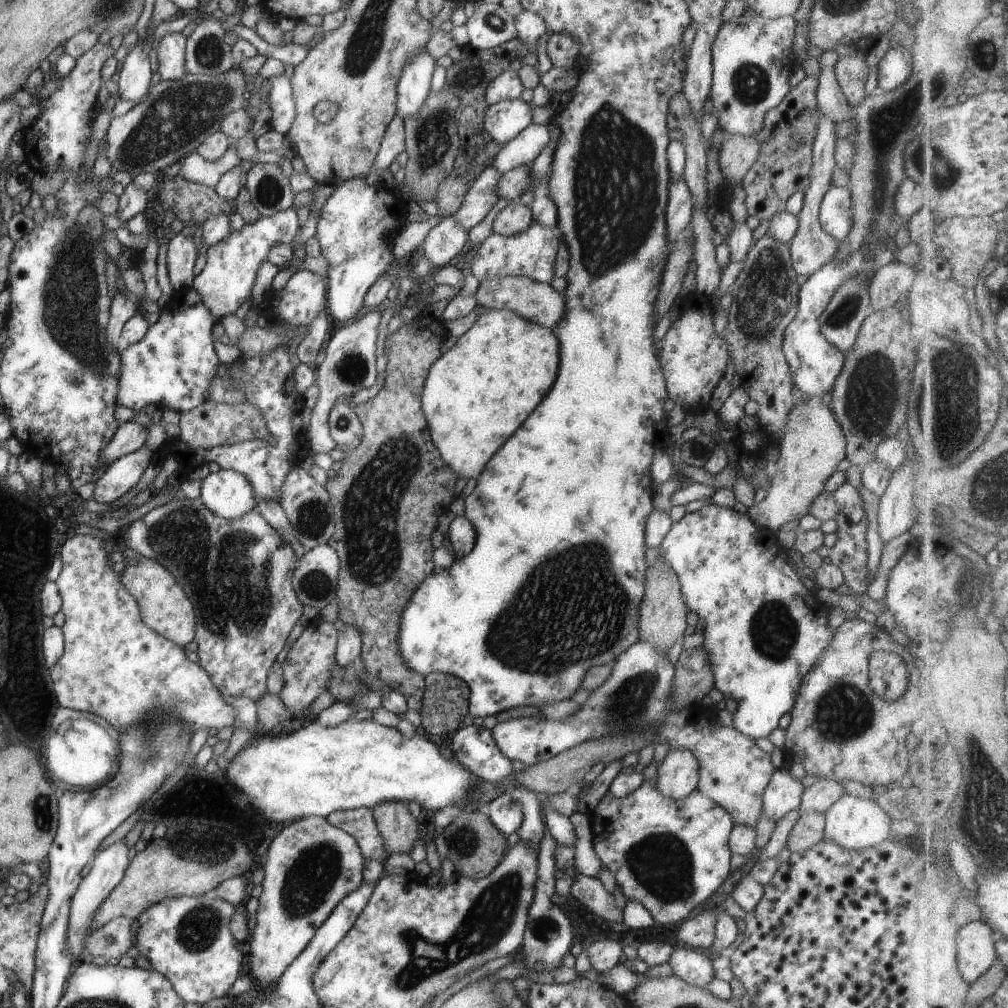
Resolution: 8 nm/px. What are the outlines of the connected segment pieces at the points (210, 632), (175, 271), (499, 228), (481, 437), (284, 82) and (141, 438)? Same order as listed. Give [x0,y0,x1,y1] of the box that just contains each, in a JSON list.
[[120,497,303,702],[165,234,197,290],[492,200,531,236],[421,309,559,478],[267,76,295,134],[99,421,147,467]]

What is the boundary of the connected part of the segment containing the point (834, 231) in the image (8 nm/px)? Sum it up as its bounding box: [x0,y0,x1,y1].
[818,186,853,241]

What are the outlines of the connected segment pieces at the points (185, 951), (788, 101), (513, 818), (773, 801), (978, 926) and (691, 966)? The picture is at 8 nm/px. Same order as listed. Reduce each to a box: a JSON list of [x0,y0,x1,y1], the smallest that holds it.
[[132,892,246,1006],[741,76,818,222],[483,794,523,837],[761,763,801,823],[958,920,999,984],[668,947,714,988]]

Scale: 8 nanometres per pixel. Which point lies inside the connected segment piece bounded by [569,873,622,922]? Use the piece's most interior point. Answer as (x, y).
(589, 891)

